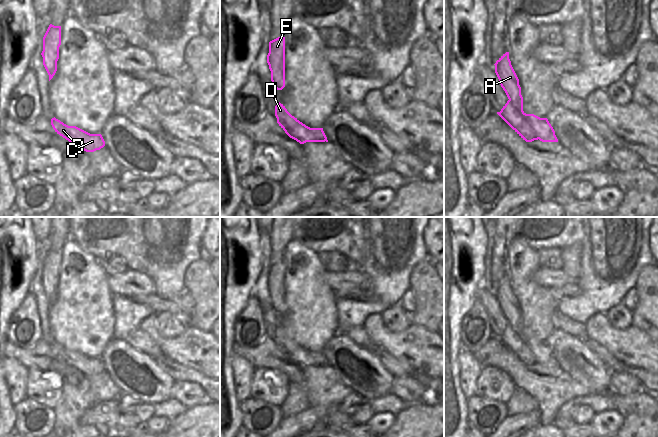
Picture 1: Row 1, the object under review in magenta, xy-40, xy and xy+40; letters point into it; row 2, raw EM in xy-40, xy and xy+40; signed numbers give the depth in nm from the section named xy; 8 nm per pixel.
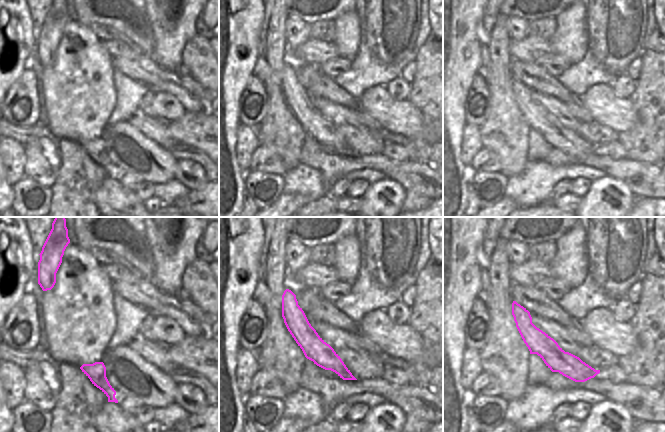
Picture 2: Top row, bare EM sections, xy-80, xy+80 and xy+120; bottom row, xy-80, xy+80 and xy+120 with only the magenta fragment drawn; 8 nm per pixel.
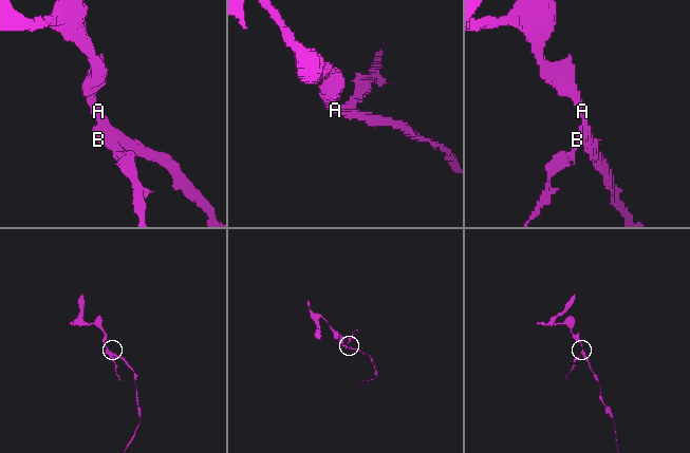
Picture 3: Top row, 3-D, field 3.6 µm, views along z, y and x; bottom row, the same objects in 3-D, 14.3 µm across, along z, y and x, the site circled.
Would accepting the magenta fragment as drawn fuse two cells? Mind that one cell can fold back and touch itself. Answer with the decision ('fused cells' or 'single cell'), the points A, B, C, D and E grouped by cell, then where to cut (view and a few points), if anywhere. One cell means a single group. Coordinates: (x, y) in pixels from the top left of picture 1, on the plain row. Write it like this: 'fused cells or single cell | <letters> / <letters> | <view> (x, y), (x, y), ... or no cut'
fused cells | A E / B C D | xy+40 (509, 323), (524, 340), (538, 362)

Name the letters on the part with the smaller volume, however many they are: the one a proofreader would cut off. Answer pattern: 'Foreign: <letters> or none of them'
Foreign: B, C, D.

